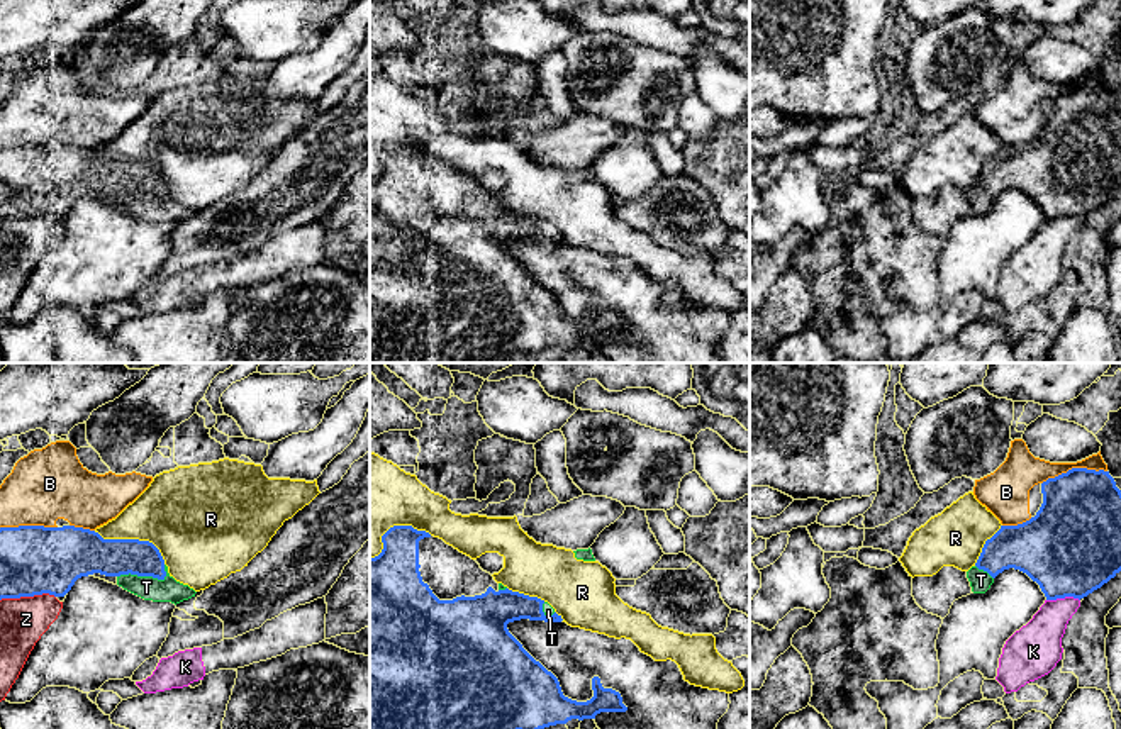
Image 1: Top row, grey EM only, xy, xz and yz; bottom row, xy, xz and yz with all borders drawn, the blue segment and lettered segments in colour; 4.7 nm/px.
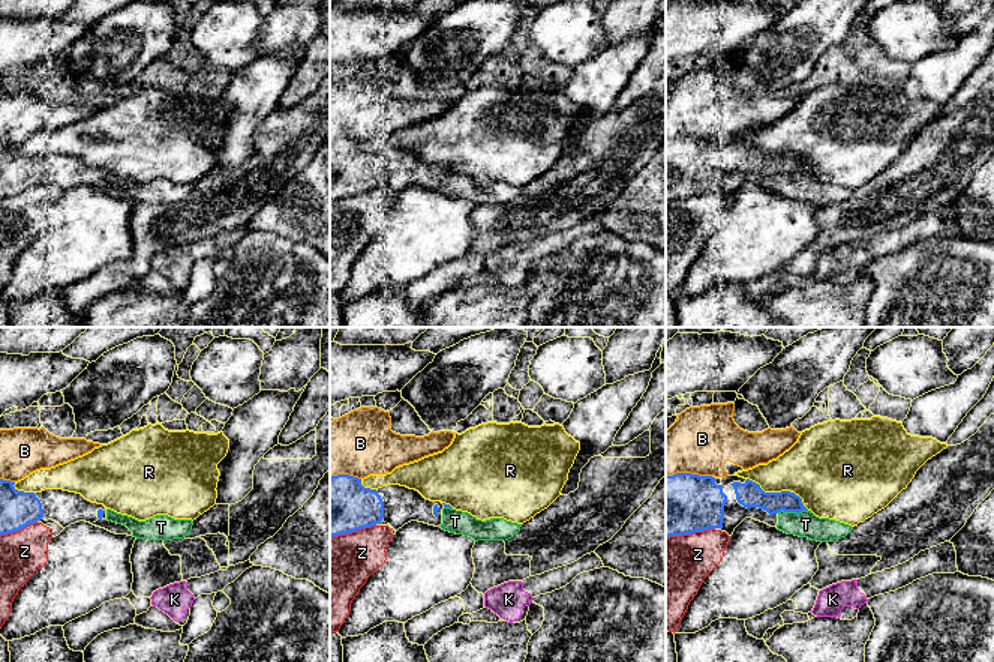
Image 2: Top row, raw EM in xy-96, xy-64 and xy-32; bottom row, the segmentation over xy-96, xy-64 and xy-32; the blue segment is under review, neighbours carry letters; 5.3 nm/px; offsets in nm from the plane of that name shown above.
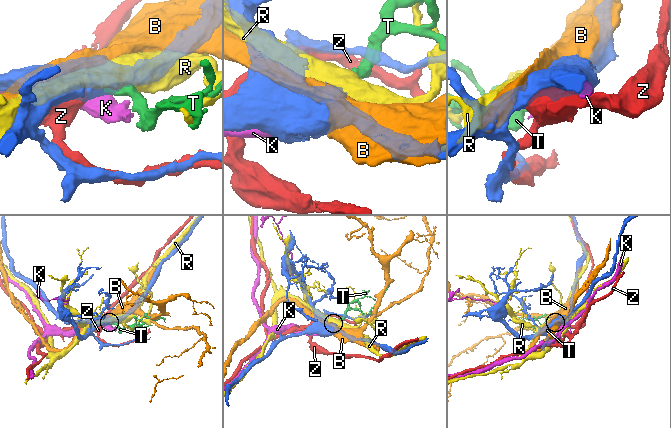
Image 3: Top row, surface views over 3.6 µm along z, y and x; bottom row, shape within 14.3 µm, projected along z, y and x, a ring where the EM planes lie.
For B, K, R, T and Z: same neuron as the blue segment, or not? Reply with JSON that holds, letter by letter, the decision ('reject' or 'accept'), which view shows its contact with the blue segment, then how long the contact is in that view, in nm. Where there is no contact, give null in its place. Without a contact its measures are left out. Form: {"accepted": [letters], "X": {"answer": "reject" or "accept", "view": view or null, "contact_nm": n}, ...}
{"accepted": ["T"], "B": {"answer": "reject", "view": "yz", "contact_nm": 320}, "K": {"answer": "reject", "view": "yz", "contact_nm": 160}, "R": {"answer": "reject", "view": "xy", "contact_nm": 380}, "T": {"answer": "accept", "view": "xy", "contact_nm": 240}, "Z": {"answer": "reject", "view": "xy", "contact_nm": 260}}

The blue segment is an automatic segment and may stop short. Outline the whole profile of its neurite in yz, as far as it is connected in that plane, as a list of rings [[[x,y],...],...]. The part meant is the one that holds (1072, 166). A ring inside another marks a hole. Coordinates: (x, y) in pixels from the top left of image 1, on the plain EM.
[[[1072,88],[1041,103],[1043,124],[1035,137],[1001,146],[985,161],[977,183],[967,192],[973,214],[985,214],[994,198],[1014,188],[1036,202],[1046,220],[1084,219],[1121,192],[1121,110],[1104,90]]]

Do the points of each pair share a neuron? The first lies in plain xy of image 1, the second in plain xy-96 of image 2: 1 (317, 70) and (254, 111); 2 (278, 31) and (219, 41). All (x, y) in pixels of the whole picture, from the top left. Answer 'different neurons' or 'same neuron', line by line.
1: same neuron
2: same neuron

